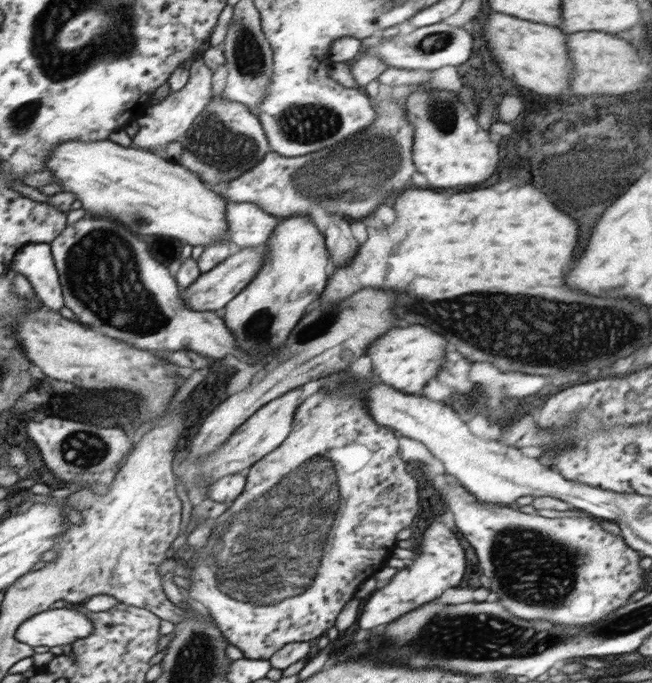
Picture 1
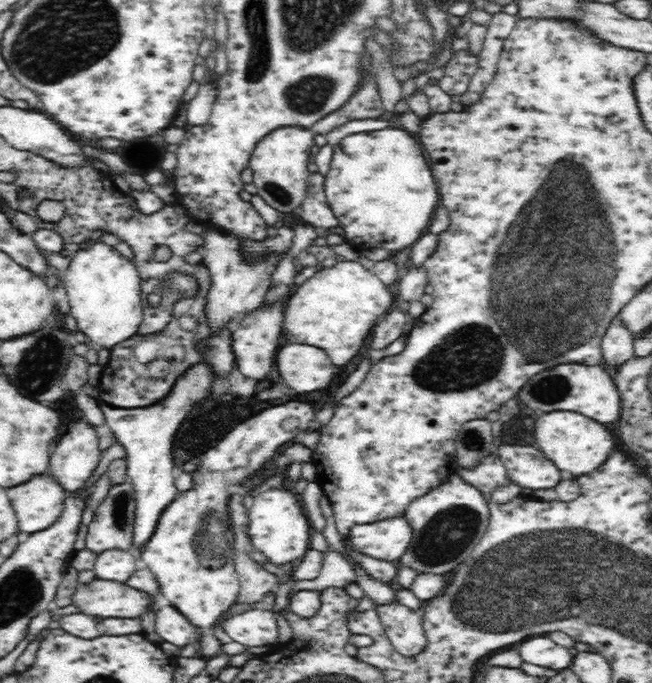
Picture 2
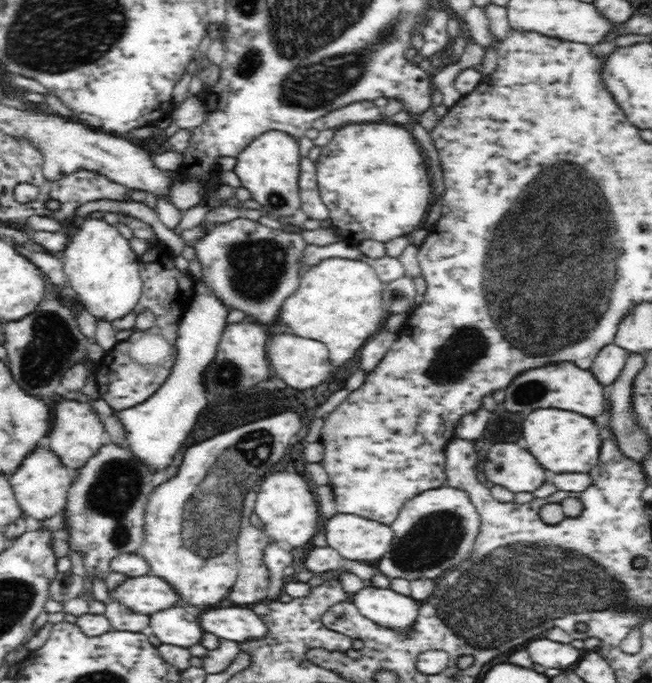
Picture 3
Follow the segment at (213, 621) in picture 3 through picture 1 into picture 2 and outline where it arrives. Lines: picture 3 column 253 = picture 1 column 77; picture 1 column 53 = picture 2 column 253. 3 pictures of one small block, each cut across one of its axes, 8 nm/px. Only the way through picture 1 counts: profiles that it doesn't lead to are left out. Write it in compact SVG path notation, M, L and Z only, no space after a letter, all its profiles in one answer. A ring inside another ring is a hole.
M250 609L228 617L223 630L232 640L246 647L277 645L277 614L269 610Z

